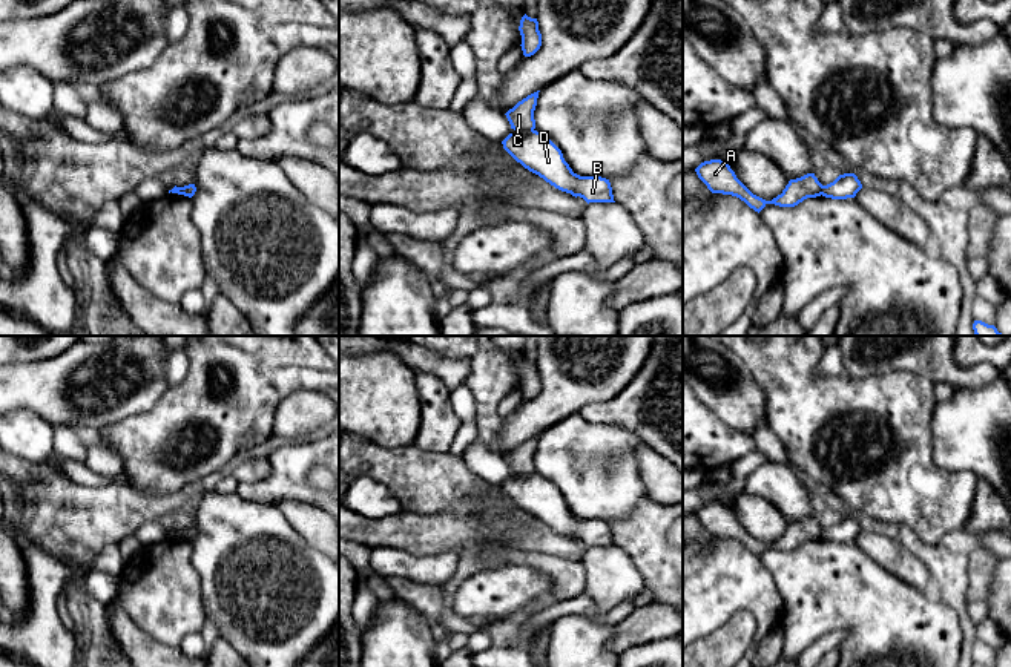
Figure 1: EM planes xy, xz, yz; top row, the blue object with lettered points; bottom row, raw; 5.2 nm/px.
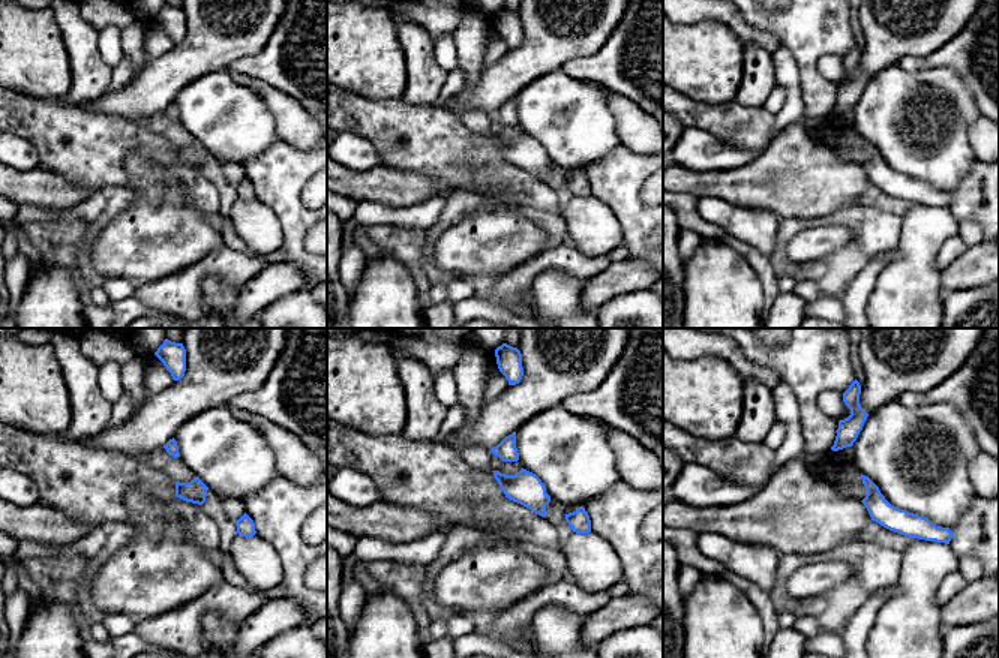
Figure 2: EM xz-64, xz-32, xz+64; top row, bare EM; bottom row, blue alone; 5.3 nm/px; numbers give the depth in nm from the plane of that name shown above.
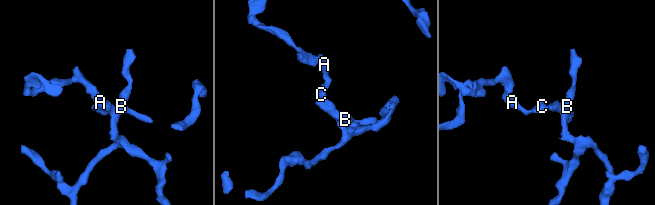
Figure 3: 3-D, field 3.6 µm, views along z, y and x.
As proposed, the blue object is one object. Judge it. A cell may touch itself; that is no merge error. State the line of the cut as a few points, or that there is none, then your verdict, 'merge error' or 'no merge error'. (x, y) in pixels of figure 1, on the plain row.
xz (533, 473), (517, 477) | merge error

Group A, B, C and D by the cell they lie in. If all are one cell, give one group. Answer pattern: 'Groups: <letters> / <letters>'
Groups: A C / B D

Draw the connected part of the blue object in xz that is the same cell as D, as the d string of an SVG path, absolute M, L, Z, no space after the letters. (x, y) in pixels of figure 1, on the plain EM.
M537 474L509 477L503 492L525 512L538 518L555 532L589 546L615 546L609 523L580 520L565 504L561 494Z

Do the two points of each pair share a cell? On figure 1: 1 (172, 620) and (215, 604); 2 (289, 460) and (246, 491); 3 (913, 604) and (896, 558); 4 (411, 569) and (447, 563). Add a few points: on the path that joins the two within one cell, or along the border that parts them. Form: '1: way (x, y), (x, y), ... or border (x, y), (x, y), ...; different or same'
1: border (197, 574), (201, 609), (207, 618); different
2: way (283, 473), (264, 491), (258, 491); same
3: border (875, 561), (922, 592); different
4: way (421, 569), (437, 569); same

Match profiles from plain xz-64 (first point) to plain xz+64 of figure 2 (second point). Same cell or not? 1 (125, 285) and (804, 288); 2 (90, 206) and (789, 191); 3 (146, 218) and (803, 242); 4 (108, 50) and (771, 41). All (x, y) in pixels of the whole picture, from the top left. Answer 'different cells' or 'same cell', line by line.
1: same cell
2: different cells
3: same cell
4: different cells

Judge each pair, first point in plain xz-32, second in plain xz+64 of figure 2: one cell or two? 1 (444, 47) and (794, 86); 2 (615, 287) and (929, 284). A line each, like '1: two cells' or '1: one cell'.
1: one cell
2: two cells

